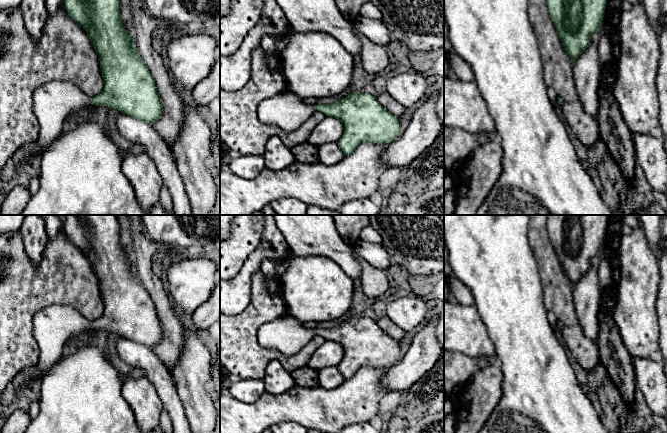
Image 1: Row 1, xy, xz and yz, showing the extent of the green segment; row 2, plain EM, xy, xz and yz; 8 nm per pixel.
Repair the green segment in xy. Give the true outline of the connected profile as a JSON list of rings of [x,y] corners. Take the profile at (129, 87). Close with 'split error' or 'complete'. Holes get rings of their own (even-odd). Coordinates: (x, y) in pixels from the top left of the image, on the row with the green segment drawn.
[[[64,0],[64,7],[68,15],[75,20],[89,35],[94,50],[97,52],[102,77],[104,79],[103,91],[97,96],[90,98],[82,90],[66,81],[53,80],[37,88],[33,93],[33,111],[40,125],[38,140],[36,142],[23,145],[12,156],[11,162],[17,167],[21,166],[28,155],[41,154],[52,141],[63,132],[65,119],[89,105],[103,105],[109,109],[116,109],[123,114],[135,119],[145,121],[149,124],[156,122],[163,111],[162,102],[158,93],[154,78],[141,59],[137,47],[133,44],[135,38],[133,34],[126,31],[120,15],[119,0]]]; split error

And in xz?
[[[288,91],[267,98],[257,106],[260,122],[279,127],[286,132],[298,129],[310,116],[318,110],[326,116],[342,121],[344,132],[338,140],[338,145],[345,155],[349,155],[362,143],[391,143],[401,135],[398,117],[387,111],[370,93],[351,93],[347,97],[331,103],[307,105],[302,98]]]; split error

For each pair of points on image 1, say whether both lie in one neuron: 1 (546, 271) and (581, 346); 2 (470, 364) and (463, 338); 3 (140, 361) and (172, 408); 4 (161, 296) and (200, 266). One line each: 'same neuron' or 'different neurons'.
1: same neuron
2: different neurons
3: same neuron
4: different neurons

